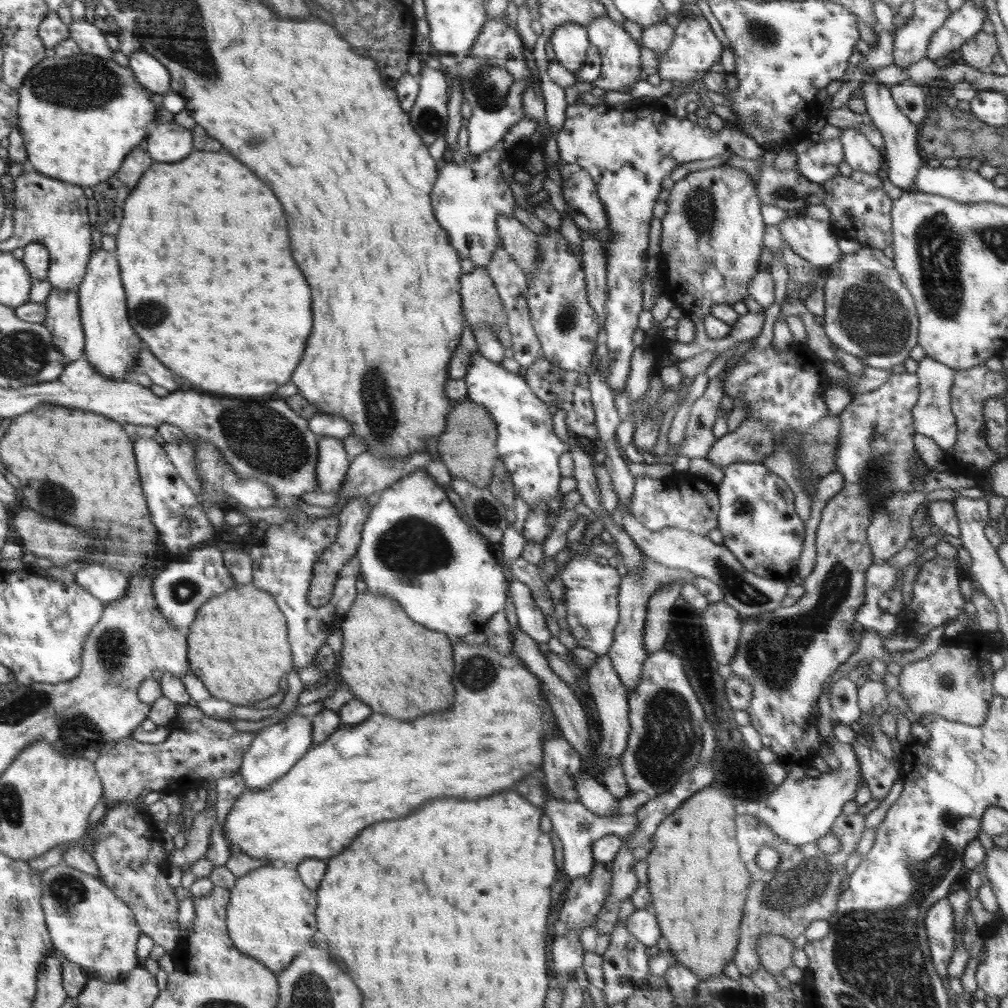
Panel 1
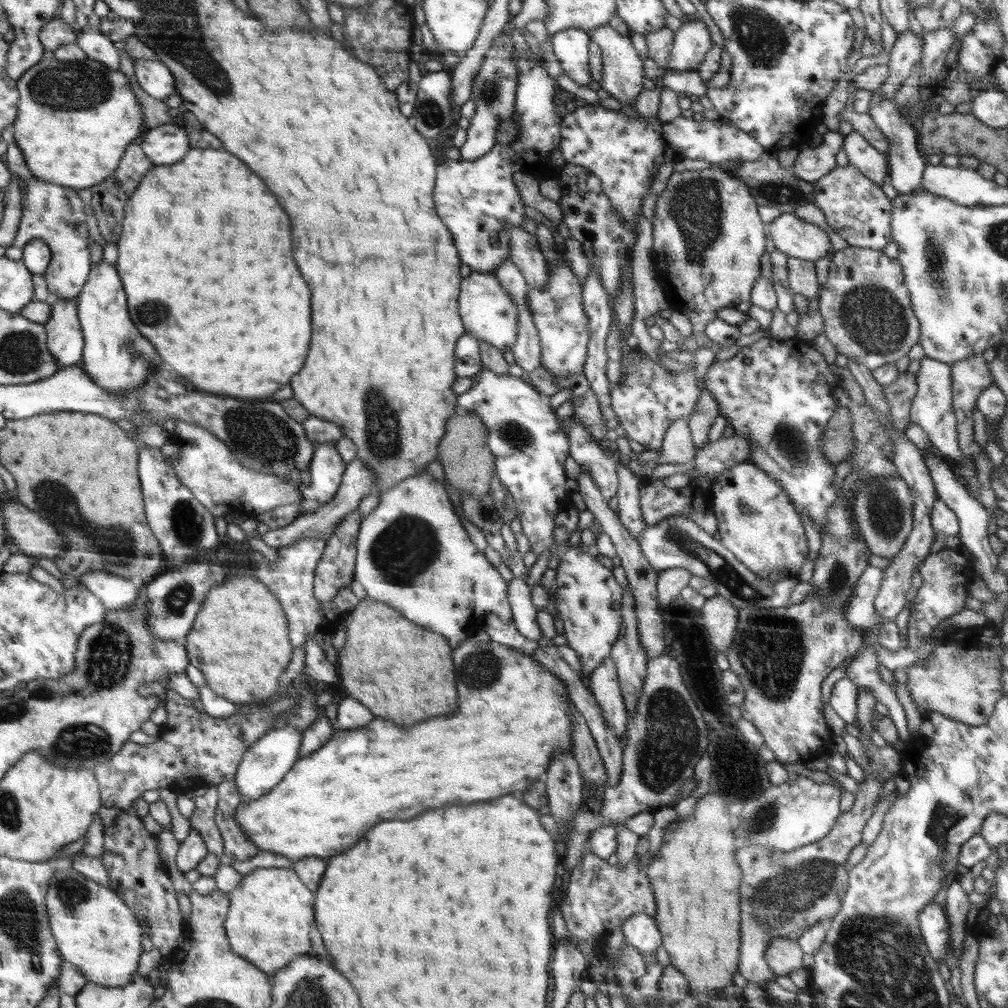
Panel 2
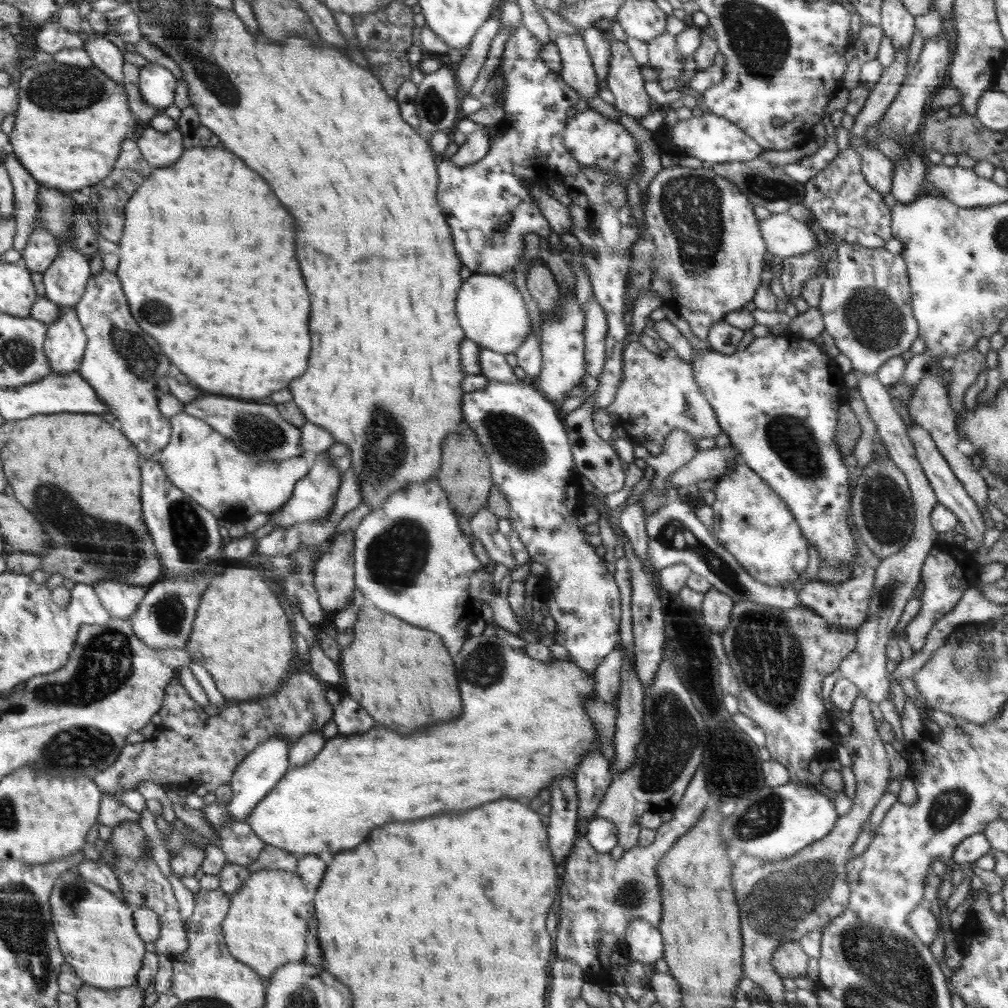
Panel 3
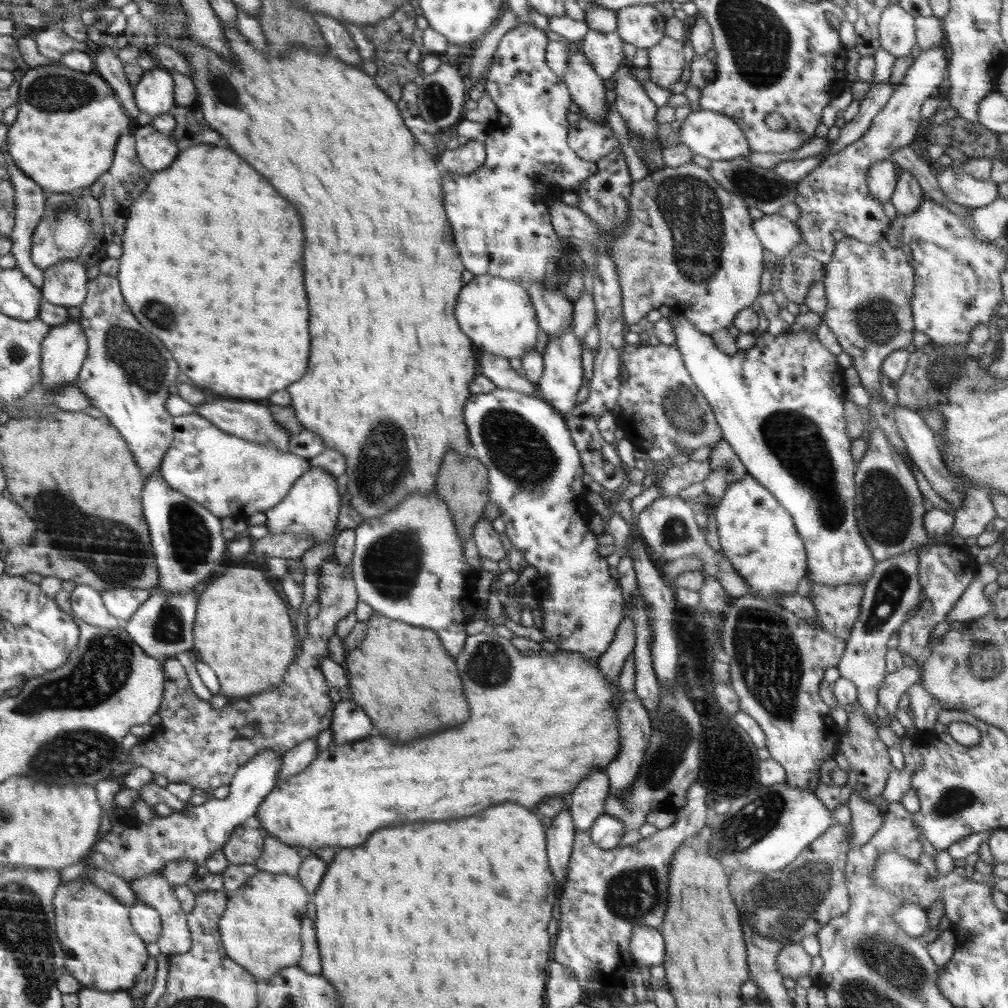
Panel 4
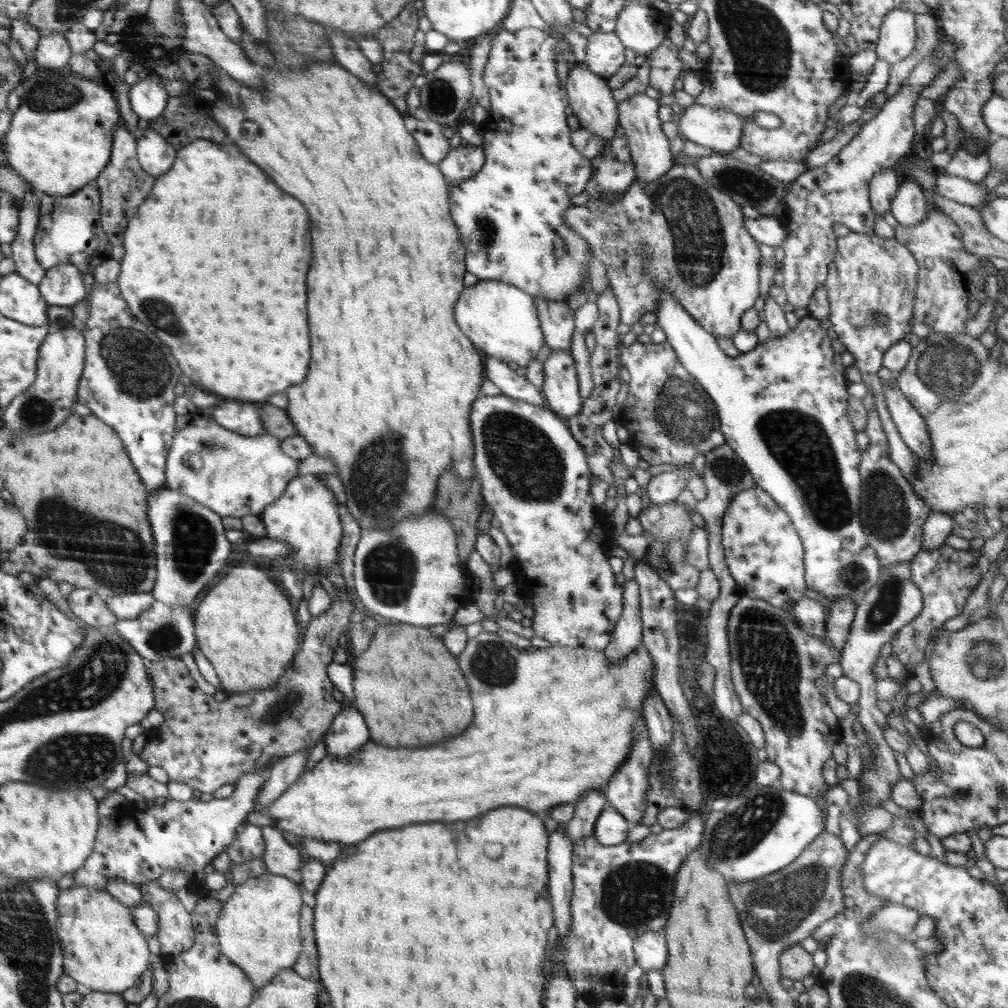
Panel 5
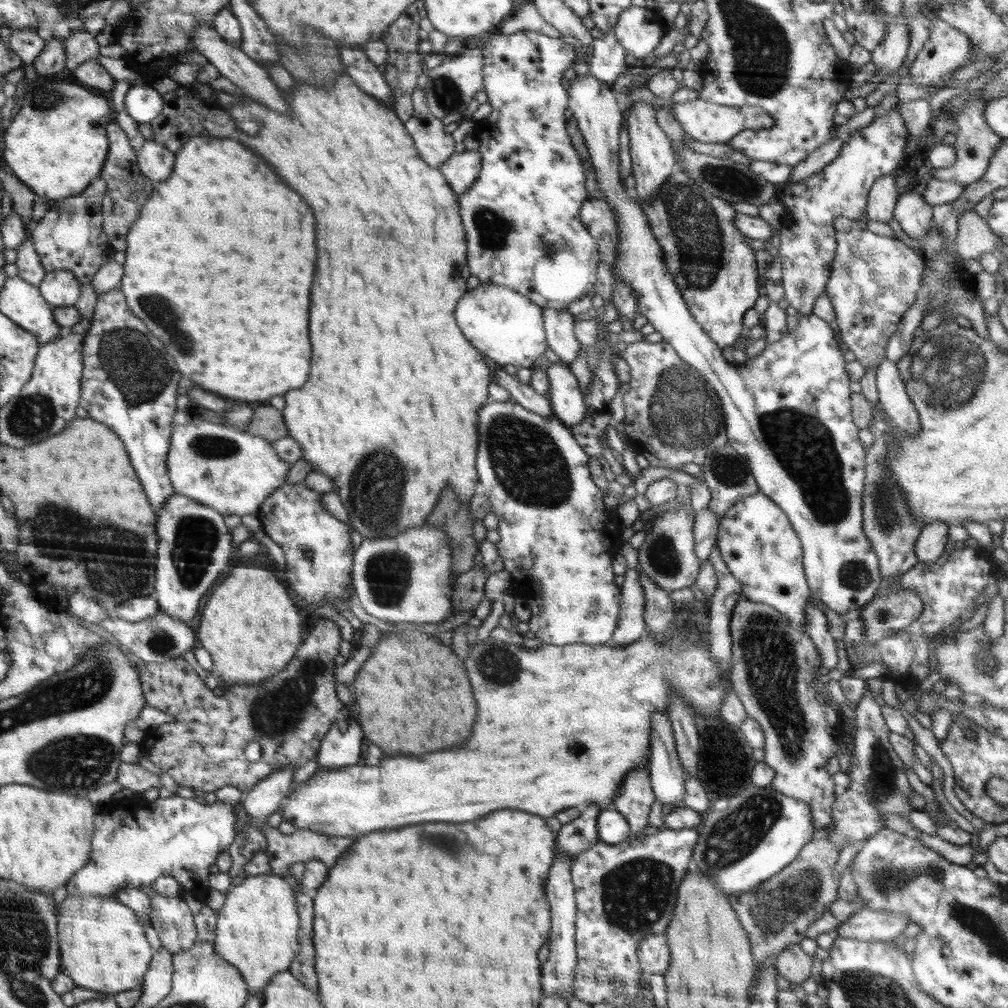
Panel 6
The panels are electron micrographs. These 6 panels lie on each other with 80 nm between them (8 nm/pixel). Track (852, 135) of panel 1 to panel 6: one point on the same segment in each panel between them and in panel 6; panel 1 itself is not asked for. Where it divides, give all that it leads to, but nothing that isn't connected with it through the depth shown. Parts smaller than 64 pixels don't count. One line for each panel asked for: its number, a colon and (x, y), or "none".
2: (860, 153)
3: (878, 171)
4: (881, 180)
5: (882, 189)
6: (881, 200)

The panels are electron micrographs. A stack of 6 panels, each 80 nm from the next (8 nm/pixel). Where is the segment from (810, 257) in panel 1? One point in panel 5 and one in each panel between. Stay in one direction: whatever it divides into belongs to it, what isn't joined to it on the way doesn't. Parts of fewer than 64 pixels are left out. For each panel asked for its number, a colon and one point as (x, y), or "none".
2: (793, 236)
3: (784, 236)
4: (778, 234)
5: (768, 230)

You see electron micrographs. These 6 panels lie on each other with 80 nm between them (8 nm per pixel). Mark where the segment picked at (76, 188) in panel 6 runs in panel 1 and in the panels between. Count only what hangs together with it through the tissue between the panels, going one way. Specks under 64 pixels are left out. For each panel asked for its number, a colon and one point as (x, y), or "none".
1: (80, 116)
2: (76, 118)
3: (71, 123)
4: (68, 124)
5: (60, 139)

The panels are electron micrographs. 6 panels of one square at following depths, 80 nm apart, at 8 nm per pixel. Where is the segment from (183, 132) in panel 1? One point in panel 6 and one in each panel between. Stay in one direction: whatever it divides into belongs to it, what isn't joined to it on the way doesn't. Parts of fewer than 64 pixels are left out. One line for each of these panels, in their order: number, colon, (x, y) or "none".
2: (165, 144)
3: (159, 148)
4: (155, 150)
5: (155, 154)
6: (155, 162)

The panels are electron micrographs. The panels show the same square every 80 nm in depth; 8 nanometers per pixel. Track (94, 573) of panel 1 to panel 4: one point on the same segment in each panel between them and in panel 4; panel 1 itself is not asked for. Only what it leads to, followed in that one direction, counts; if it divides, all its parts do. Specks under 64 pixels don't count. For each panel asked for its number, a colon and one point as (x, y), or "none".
2: (115, 592)
3: (121, 600)
4: (122, 603)

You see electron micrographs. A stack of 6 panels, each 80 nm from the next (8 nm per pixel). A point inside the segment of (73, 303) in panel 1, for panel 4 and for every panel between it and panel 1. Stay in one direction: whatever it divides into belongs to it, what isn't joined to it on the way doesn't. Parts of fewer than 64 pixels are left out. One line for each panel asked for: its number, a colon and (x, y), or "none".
2: (65, 339)
3: (66, 339)
4: (64, 350)

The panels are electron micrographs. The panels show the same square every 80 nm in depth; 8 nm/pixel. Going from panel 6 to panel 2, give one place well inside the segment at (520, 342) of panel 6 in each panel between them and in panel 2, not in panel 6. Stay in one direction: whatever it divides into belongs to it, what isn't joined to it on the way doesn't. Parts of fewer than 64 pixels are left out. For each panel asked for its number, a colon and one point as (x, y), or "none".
2: (490, 314)
3: (493, 313)
4: (497, 313)
5: (501, 319)

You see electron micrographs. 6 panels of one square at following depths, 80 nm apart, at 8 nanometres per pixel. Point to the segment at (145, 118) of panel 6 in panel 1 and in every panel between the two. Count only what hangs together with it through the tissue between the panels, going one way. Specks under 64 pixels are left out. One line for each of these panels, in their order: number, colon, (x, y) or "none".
1: (151, 73)
2: (155, 78)
3: (157, 84)
4: (154, 95)
5: (148, 98)

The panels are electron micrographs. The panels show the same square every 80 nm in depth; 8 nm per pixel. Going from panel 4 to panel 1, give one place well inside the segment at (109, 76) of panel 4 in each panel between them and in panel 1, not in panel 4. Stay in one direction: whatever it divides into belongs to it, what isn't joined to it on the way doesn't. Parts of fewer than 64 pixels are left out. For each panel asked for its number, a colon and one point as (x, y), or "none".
1: (91, 40)
2: (91, 40)
3: (105, 55)

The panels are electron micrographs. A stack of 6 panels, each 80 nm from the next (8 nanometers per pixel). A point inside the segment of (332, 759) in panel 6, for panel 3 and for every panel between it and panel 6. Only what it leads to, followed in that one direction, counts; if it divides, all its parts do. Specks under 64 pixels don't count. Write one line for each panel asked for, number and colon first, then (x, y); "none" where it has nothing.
3: (349, 719)
4: (350, 724)
5: (348, 732)

